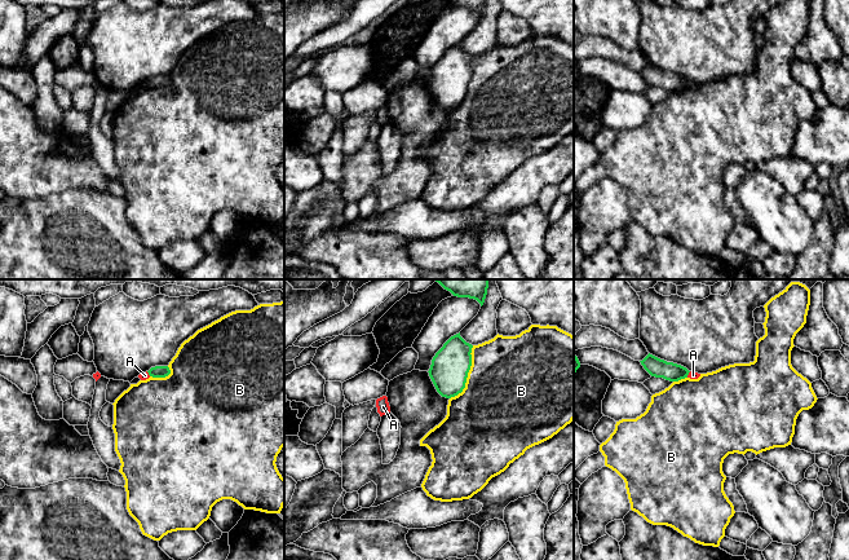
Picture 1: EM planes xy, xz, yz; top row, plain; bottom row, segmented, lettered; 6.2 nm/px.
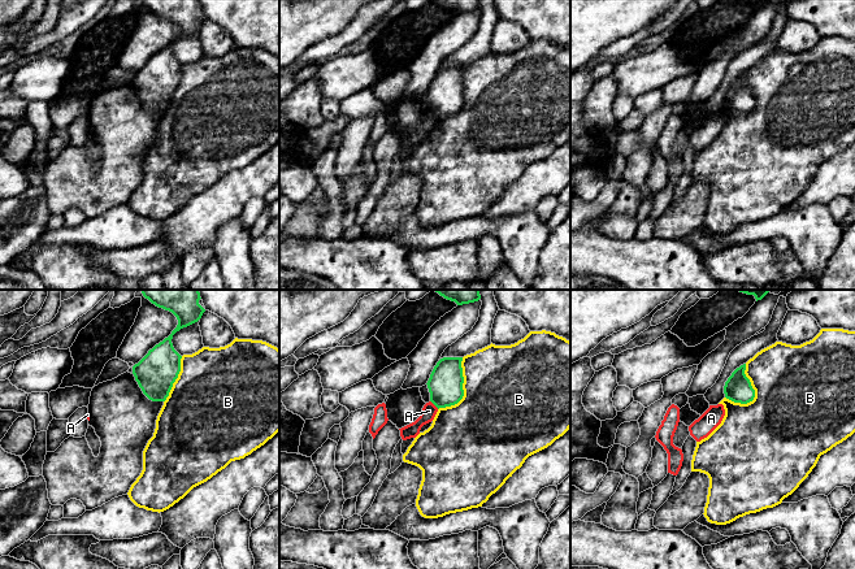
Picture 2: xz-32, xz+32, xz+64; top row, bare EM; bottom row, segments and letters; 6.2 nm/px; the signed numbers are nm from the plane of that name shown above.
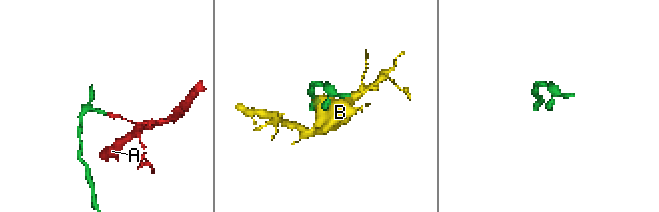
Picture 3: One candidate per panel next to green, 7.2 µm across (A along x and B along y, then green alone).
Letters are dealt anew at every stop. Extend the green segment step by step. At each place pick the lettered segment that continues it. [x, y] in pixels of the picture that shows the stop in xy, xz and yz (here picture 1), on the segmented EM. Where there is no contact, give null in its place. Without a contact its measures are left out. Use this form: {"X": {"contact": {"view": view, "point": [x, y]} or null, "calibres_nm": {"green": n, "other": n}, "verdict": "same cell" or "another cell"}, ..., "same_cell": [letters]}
{"A": {"contact": {"view": "yz", "point": [688, 374]}, "calibres_nm": {"green": 120, "other": 50}, "verdict": "another cell"}, "B": {"contact": {"view": "xz", "point": [467, 374]}, "calibres_nm": {"green": 240, "other": 480}, "verdict": "another cell"}, "same_cell": []}

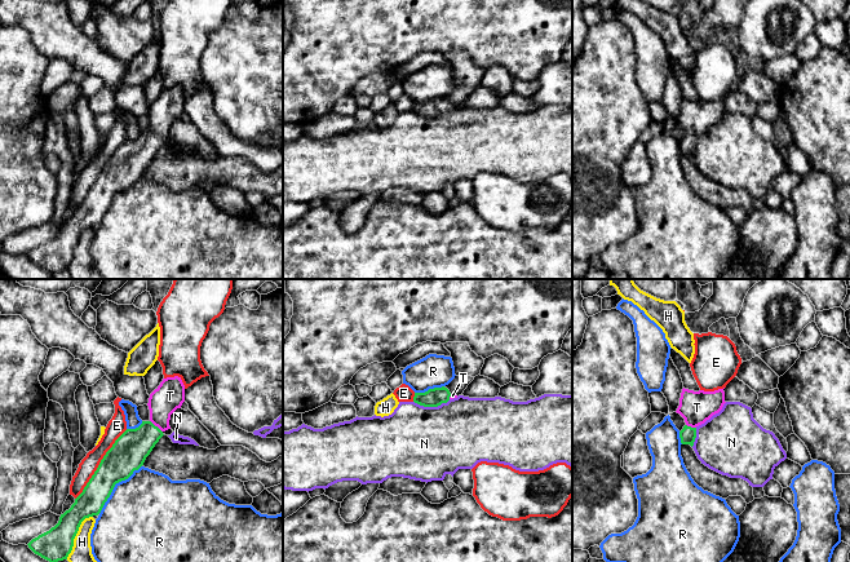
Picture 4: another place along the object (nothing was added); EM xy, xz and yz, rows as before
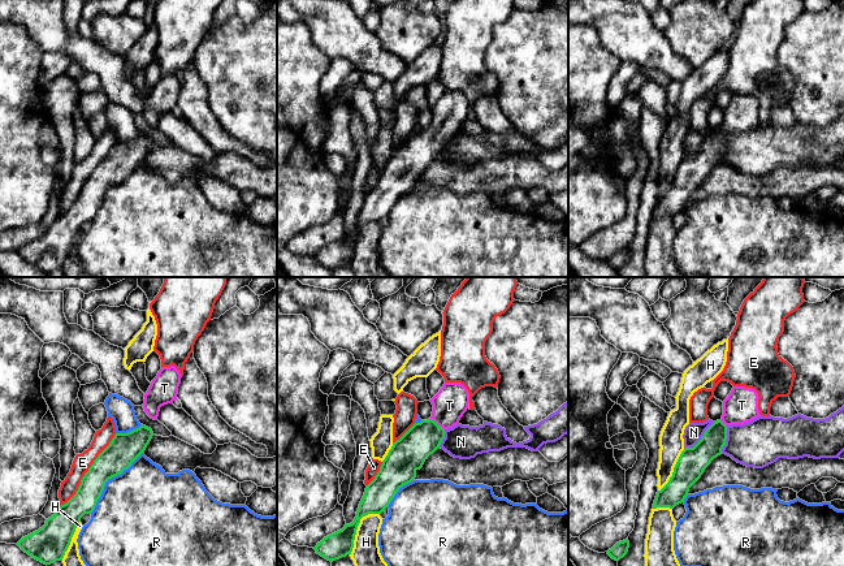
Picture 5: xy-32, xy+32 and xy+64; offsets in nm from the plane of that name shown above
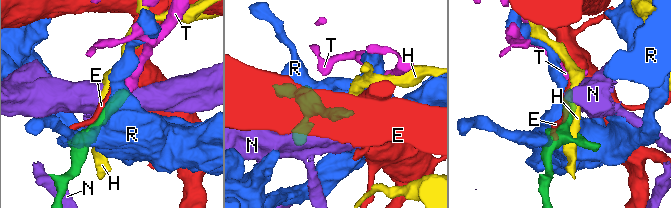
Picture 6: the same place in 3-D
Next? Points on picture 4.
{"E": {"contact": {"view": "xy", "point": [100, 464]}, "calibres_nm": {"green": 220, "other": 110}, "verdict": "another cell"}, "H": {"contact": {"view": "xy", "point": [75, 535]}, "calibres_nm": {"green": 200, "other": 130}, "verdict": "another cell"}, "N": {"contact": {"view": "xz", "point": [432, 406]}, "calibres_nm": {"green": 110, "other": 460}, "verdict": "another cell"}, "R": {"contact": {"view": "xy", "point": [114, 486]}, "calibres_nm": {"green": 220, "other": 480}, "verdict": "another cell"}, "T": {"contact": {"view": "xy", "point": [156, 426]}, "calibres_nm": {"green": 220, "other": 190}, "verdict": "same cell"}, "same_cell": ["T"]}

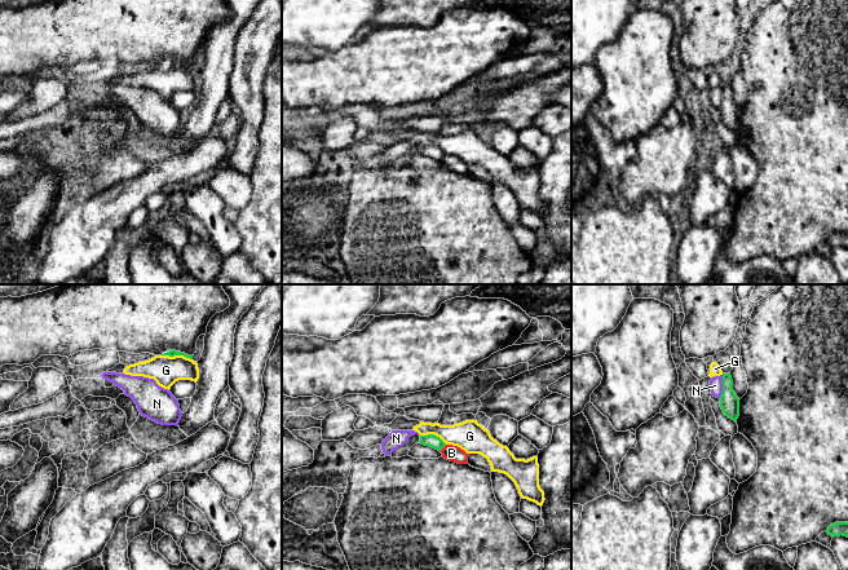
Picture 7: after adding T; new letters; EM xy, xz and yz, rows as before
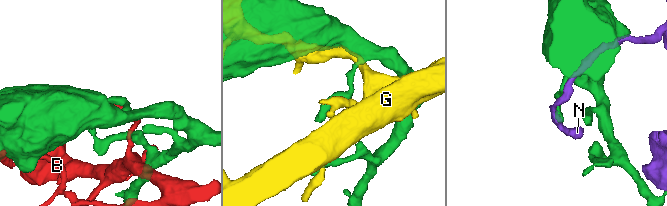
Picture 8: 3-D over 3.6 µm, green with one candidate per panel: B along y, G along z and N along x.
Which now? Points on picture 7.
{"B": {"contact": {"view": "xz", "point": [442, 447]}, "calibres_nm": {"green": 80, "other": 100}, "verdict": "another cell"}, "G": {"contact": {"view": "xy", "point": [177, 354]}, "calibres_nm": {"green": 50, "other": 180}, "verdict": "another cell"}, "N": {"contact": {"view": "yz", "point": [723, 387]}, "calibres_nm": {"green": 120, "other": 80}, "verdict": "another cell"}, "same_cell": []}

